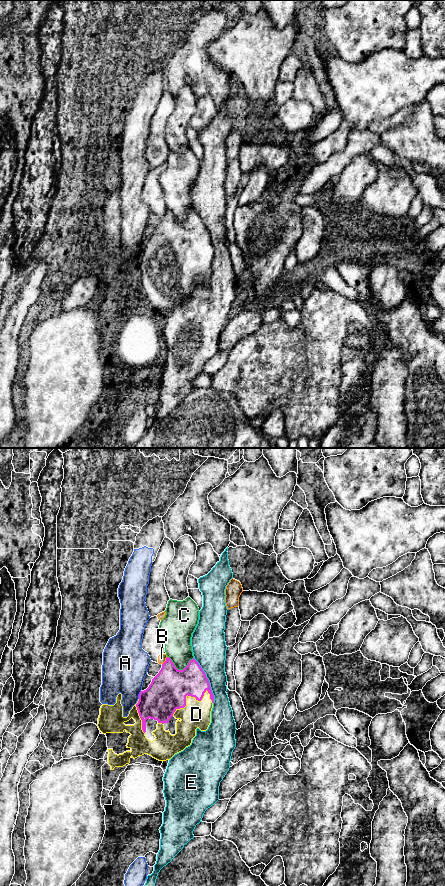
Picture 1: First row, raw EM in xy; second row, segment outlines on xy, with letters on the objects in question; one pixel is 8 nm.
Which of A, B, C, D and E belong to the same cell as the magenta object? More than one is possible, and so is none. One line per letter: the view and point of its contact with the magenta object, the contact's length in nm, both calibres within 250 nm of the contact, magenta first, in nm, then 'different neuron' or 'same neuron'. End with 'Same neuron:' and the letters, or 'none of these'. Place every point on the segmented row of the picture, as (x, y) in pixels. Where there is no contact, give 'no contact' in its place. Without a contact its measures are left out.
A: xy (139, 695) | 70 nm | 300/360 nm | different neuron
B: xy (165, 661) | 80 nm | 300/60 nm | different neuron
C: xy (180, 670) | 220 nm | 300/220 nm | different neuron
D: xy (188, 695) | 360 nm | 300/220 nm | same neuron
E: xy (208, 681) | 400 nm | 240/280 nm | different neuron
Same neuron: D

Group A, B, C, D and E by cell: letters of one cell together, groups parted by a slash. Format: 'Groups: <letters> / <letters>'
Groups: A / B / C / D / E

